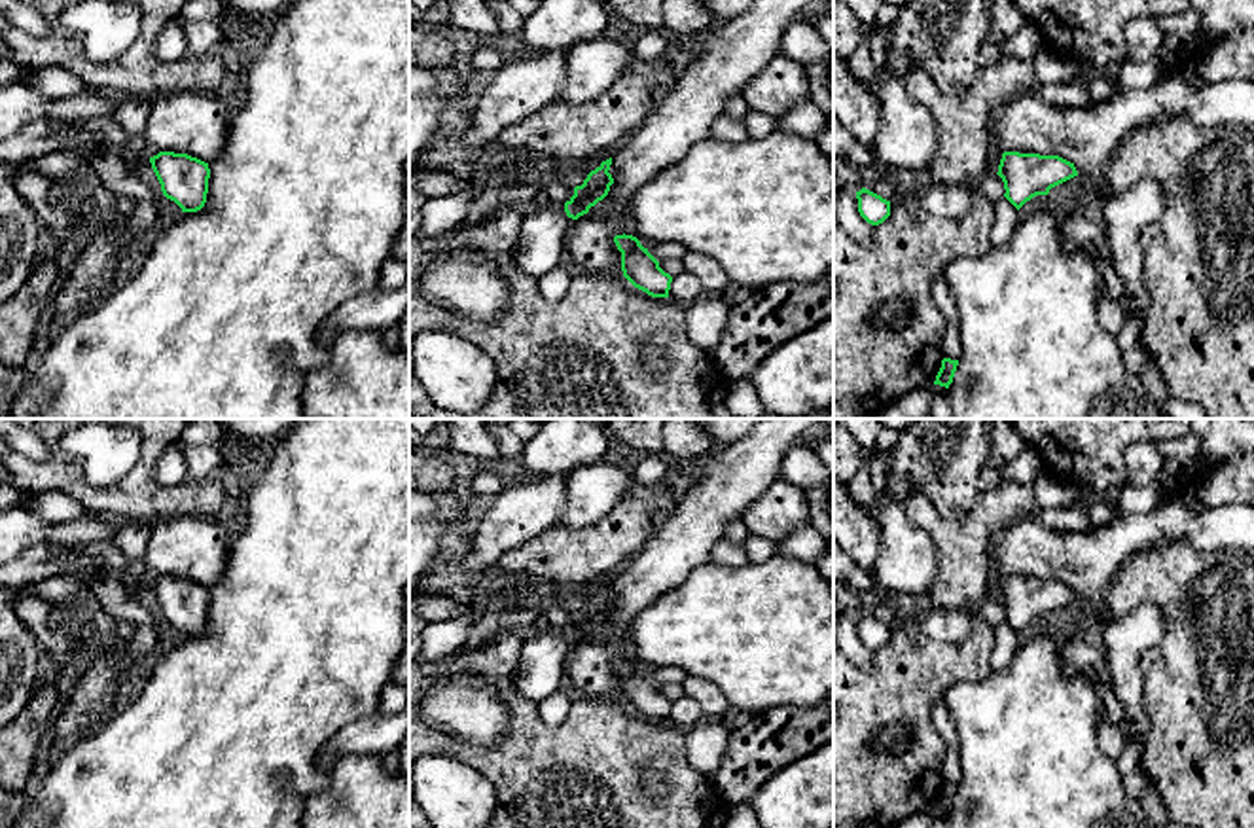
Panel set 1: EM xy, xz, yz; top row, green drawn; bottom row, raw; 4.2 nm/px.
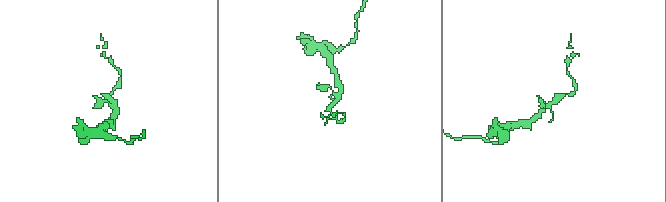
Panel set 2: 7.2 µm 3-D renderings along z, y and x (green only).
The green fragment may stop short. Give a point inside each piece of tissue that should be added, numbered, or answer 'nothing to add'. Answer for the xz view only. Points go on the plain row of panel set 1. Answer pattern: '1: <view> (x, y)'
1: xz (542, 660)

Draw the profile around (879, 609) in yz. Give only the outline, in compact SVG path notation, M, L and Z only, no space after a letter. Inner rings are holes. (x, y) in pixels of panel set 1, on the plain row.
M879 597L879 599L871 599L866 603L864 612L881 620L887 625L896 625L902 620L896 616L896 612L892 610L890 603L887 601L887 597Z

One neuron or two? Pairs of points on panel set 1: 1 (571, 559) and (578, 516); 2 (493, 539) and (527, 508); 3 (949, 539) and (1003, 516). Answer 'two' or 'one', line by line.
1: two
2: one
3: one

